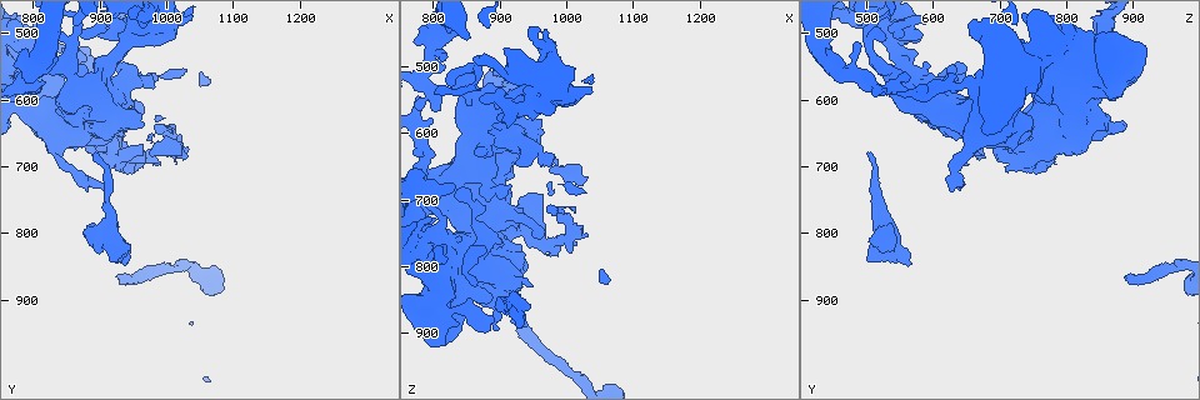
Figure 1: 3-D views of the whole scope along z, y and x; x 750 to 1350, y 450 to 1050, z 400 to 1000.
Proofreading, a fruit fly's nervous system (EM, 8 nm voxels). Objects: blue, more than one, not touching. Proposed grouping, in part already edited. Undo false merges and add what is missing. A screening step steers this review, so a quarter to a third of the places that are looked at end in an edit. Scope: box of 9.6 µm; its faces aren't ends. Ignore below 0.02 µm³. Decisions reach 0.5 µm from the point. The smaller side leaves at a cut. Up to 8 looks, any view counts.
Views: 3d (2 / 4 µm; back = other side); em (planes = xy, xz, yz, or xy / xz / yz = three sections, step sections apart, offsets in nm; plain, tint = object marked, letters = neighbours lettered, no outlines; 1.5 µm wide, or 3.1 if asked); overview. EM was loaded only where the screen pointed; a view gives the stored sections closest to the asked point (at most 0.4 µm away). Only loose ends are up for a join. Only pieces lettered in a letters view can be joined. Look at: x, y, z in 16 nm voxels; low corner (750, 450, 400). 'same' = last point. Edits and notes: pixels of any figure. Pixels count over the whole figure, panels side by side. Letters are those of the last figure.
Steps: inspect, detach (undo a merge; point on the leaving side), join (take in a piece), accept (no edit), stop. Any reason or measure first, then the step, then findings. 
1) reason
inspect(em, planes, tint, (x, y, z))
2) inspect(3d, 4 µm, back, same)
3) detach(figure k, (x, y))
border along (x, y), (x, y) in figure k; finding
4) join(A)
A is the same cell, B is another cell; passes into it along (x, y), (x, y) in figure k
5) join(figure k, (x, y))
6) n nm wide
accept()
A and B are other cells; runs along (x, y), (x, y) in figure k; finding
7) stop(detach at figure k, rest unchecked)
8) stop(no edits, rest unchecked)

an open end
inspect(em, planes, letters, (905, 735, 640))

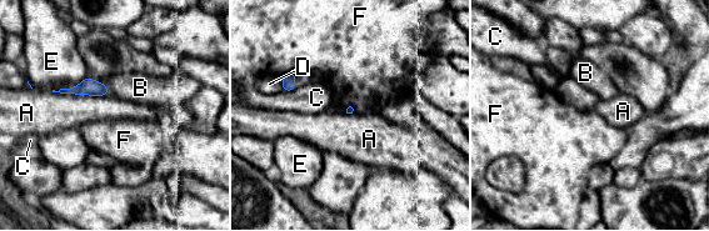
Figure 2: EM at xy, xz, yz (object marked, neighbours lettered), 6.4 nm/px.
accept()
A, B, C, D, E and F are other cells; no lettered piece goes on from it

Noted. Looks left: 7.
tapers out
inspect(3d, 4 µm, back, (895, 675, 495))

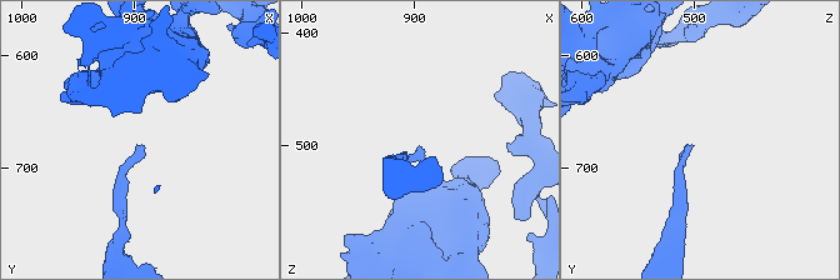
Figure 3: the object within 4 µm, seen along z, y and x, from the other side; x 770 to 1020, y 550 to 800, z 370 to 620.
now the EM
inspect(em, planes, letters, (894, 680, 498))

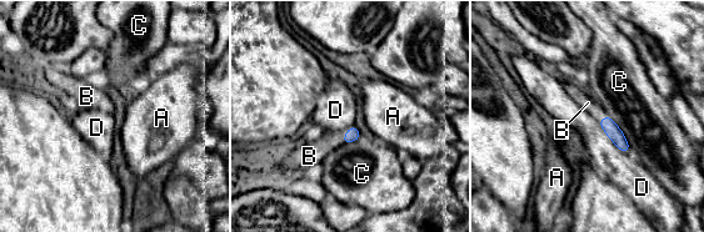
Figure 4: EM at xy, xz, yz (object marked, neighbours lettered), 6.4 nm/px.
D touches over 280 nm
join(figure 4, (313, 154))
B is the same cell, A, C and D are other cells; the neuron continues

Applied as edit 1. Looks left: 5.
inspect(overview)

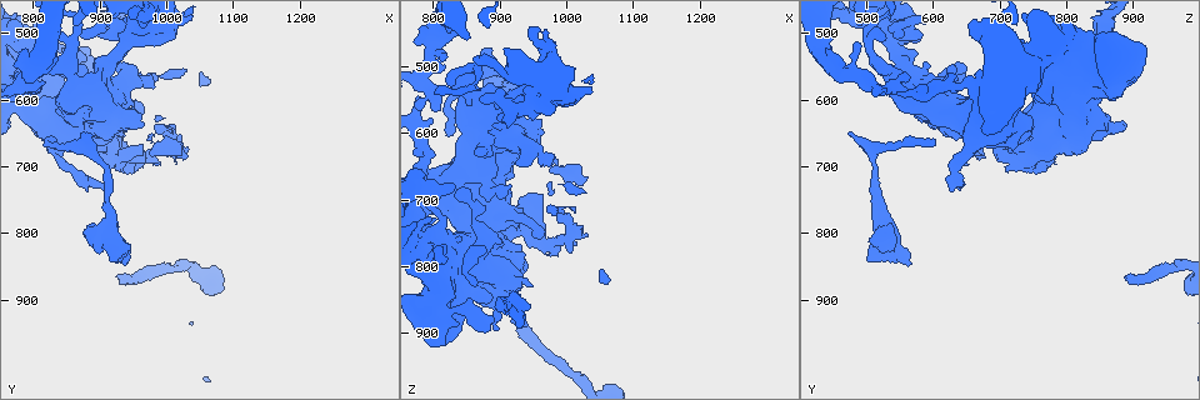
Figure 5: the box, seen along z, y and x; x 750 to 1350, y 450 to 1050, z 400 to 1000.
an open end
inspect(em, yz, step 8, tint, (945, 845, 570))

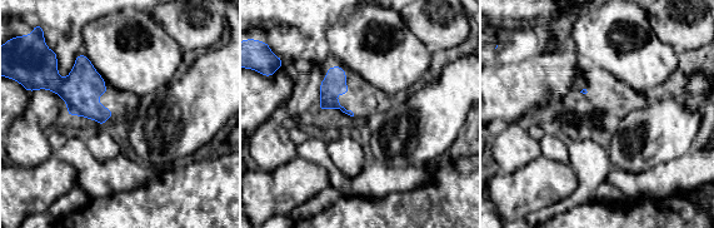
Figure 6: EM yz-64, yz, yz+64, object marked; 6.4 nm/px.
inspect(em, planes, letters, same)

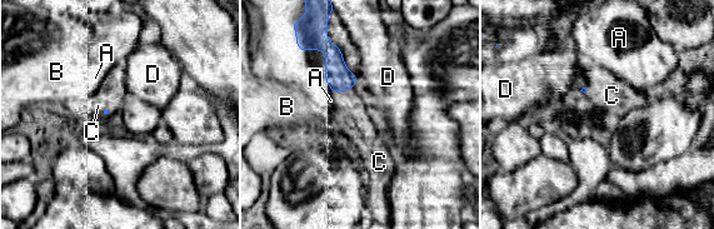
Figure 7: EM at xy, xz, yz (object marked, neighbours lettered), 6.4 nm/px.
join(figure 7, (351, 115))
C is the same cell, A, B and D are other cells; passes into it along (339, 78), (345, 89), (351, 115) in figure 7; it goes on there

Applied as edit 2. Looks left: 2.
stop(join at figure 4, join at figure 7, rest unchecked)

